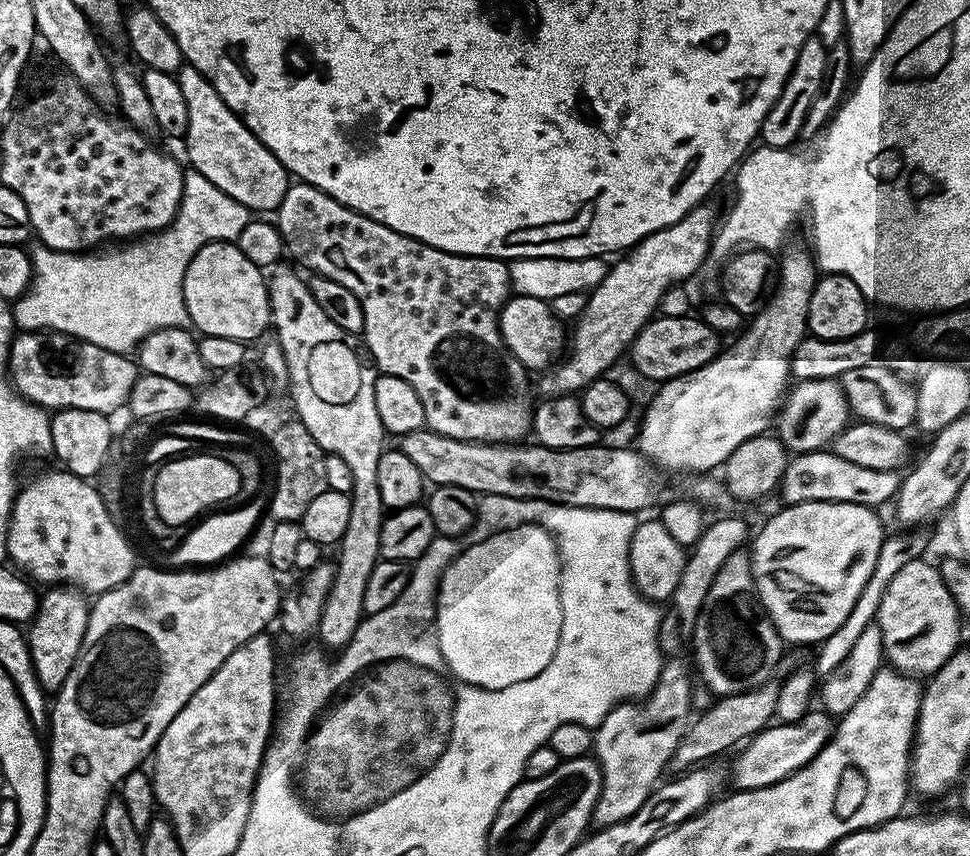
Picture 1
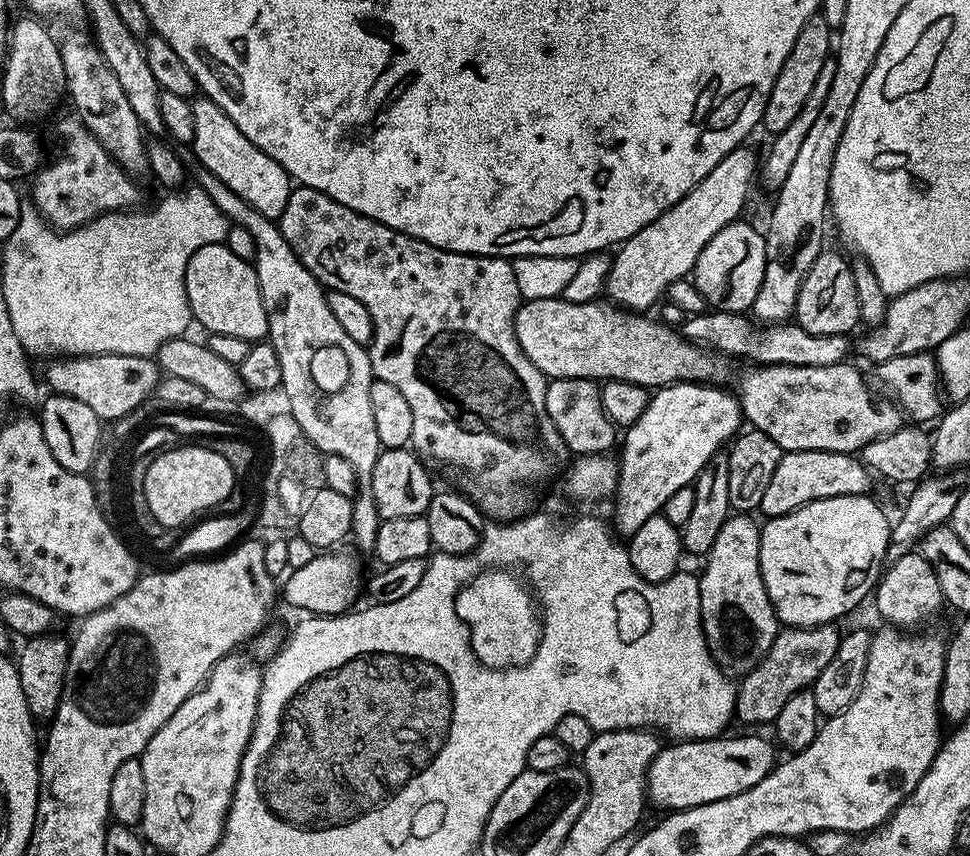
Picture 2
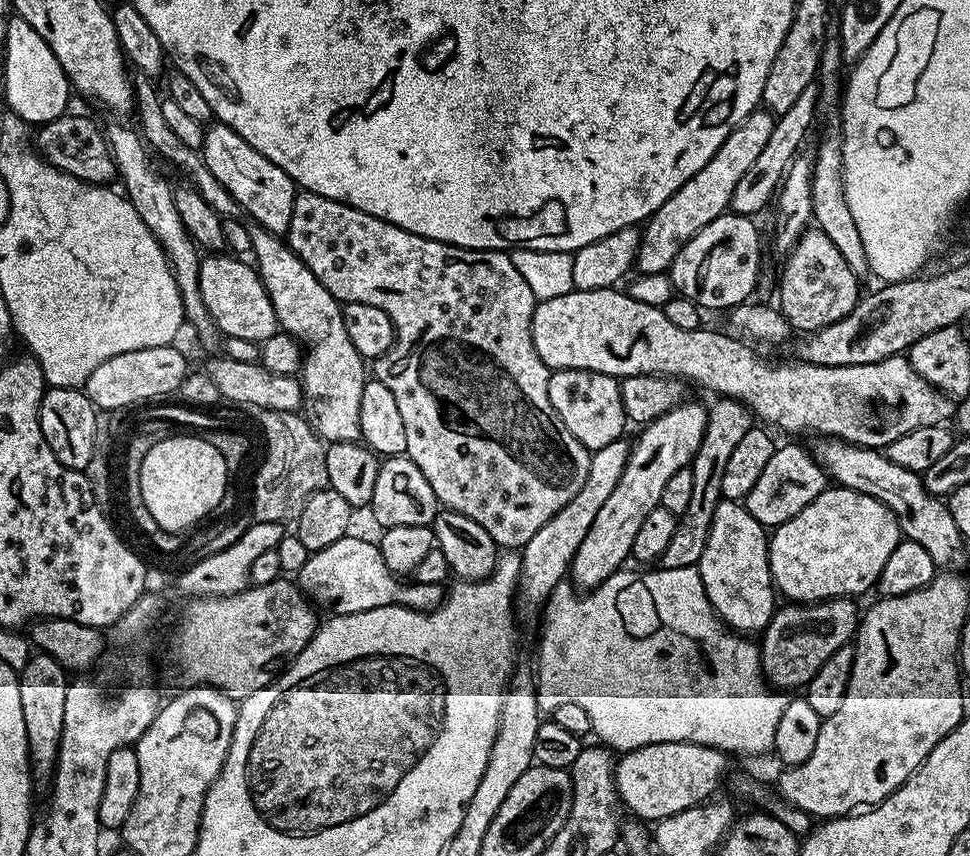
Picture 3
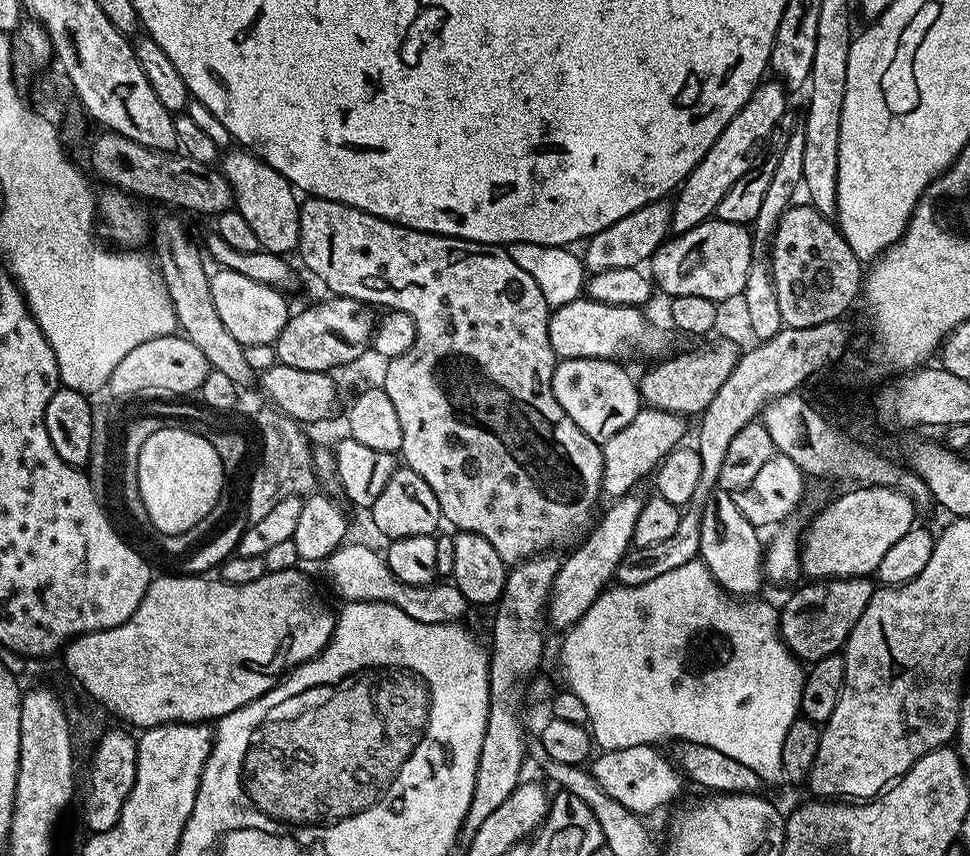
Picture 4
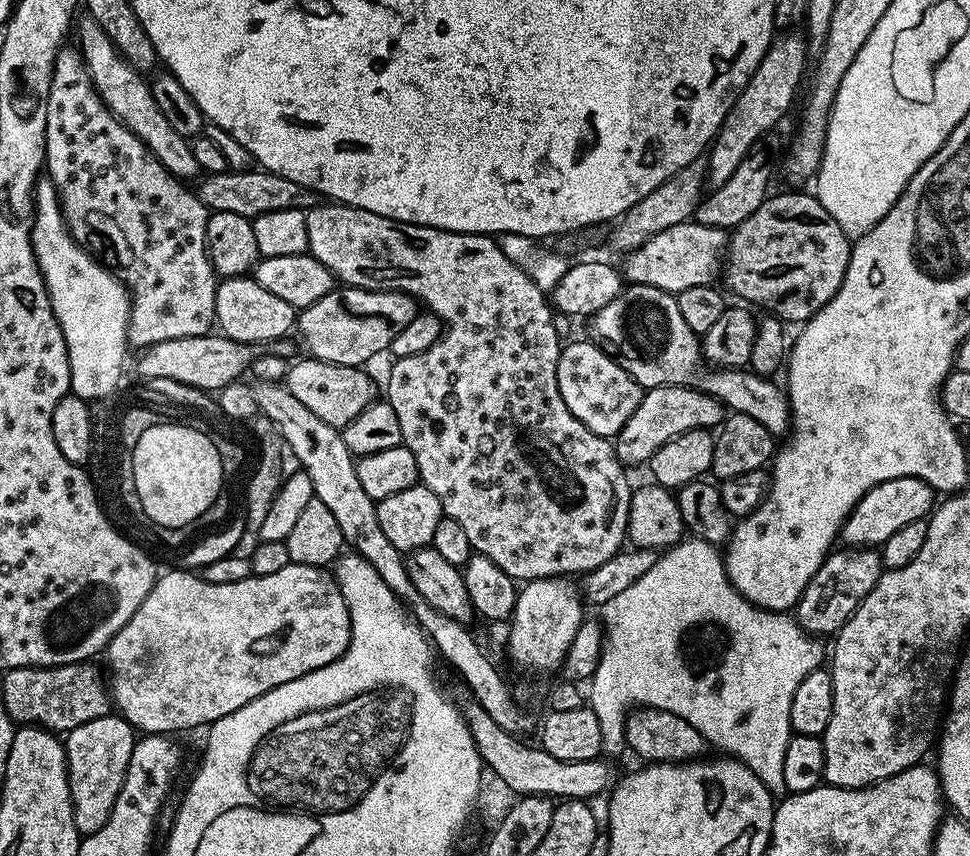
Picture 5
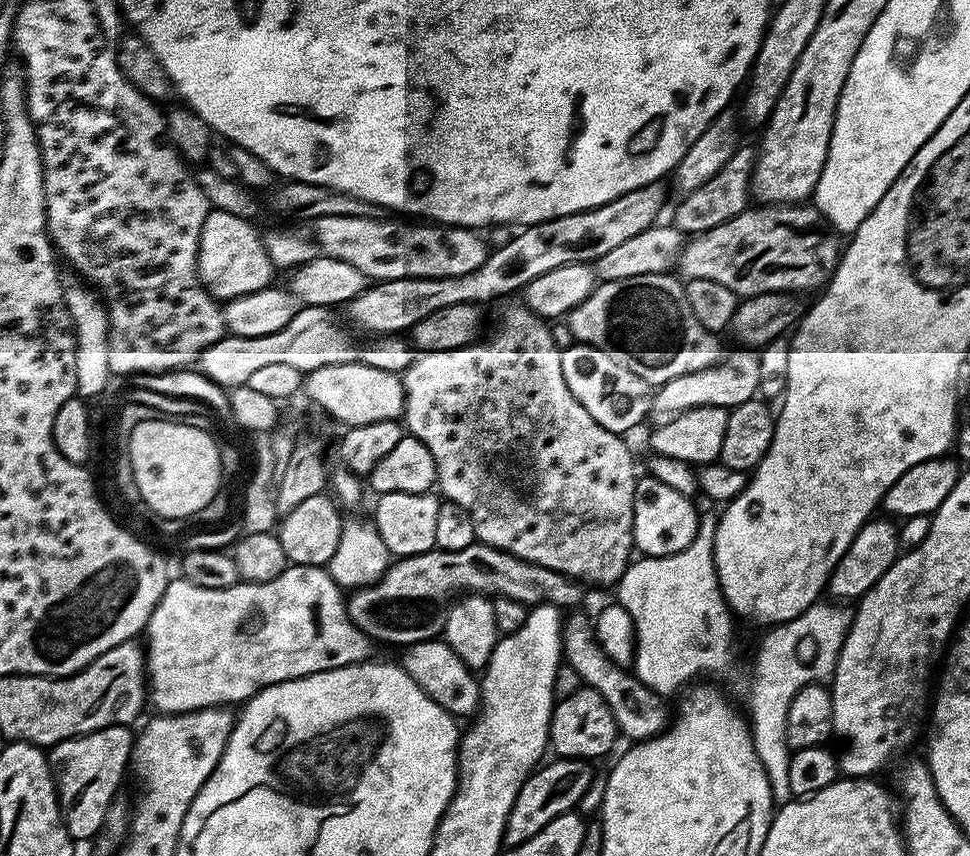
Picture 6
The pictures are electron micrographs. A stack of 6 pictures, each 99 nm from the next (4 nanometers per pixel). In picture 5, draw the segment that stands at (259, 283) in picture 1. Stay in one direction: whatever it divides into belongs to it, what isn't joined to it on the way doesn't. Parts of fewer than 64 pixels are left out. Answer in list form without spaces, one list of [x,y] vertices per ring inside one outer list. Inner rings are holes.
[[[247,275],[230,276],[217,283],[215,327],[231,340],[253,346],[280,340],[295,329],[297,315],[297,309],[292,308],[290,302],[282,302],[282,298],[270,294],[270,290],[262,290],[262,286]]]

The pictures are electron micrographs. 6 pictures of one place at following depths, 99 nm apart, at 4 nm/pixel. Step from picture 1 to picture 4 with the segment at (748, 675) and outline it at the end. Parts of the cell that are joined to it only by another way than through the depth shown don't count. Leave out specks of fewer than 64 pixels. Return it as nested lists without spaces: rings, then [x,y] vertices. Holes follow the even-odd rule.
[[[714,490],[706,498],[706,506],[700,515],[702,518],[702,542],[699,559],[714,574],[714,578],[724,587],[729,596],[752,598],[757,595],[760,583],[766,577],[762,567],[761,533],[734,506],[731,492]]]

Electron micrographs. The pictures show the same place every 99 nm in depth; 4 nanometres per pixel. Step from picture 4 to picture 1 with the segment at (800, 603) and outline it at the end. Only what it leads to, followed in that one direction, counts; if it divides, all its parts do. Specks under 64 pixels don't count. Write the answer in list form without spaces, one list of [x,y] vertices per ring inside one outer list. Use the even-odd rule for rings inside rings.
[[[769,682],[742,694],[721,696],[704,713],[697,715],[689,723],[688,731],[680,740],[680,745],[670,758],[667,771],[672,774],[683,774],[693,766],[703,765],[711,756],[720,756],[723,752],[731,753],[737,746],[757,736],[763,728],[773,723],[778,706],[779,683]],[[700,716],[700,717],[699,717]],[[736,744],[736,745],[735,745]],[[733,747],[733,748],[732,748]],[[732,748],[732,749],[731,749]]]

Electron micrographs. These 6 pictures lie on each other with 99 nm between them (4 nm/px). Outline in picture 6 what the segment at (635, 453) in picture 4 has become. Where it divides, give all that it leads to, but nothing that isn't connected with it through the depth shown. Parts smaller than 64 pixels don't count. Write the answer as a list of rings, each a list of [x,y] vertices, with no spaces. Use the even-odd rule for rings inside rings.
[[[743,346],[723,357],[714,368],[707,368],[694,374],[682,374],[682,378],[670,378],[670,382],[659,385],[652,398],[651,415],[661,421],[672,419],[680,412],[698,406],[718,406],[733,409],[742,402],[753,399],[759,393],[759,355],[751,348]]]

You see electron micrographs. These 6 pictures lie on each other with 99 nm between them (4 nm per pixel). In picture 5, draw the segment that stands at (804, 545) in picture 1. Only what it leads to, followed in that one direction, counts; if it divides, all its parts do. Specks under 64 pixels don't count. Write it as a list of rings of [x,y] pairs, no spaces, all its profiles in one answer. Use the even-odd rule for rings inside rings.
[[[890,478],[890,482],[874,486],[860,499],[844,523],[843,543],[848,546],[883,546],[886,538],[890,538],[890,534],[895,534],[902,526],[925,519],[933,511],[937,500],[937,493],[922,478]]]

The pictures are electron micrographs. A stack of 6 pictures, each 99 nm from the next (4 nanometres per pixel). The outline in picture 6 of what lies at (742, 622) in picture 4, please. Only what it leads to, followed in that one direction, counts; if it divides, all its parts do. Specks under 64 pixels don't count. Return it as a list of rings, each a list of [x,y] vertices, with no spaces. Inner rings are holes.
[[[705,519],[696,532],[694,542],[690,542],[686,550],[669,556],[641,555],[633,559],[614,588],[615,599],[630,614],[634,622],[636,631],[634,675],[650,690],[665,698],[671,697],[671,692],[679,693],[687,689],[697,678],[716,676],[719,672],[726,671],[732,664],[734,613],[724,600],[718,582],[712,549],[715,533],[716,520]],[[817,602],[808,608],[798,618],[788,621],[786,624],[777,624],[769,627],[768,632],[764,636],[764,641],[756,648],[756,657],[752,660],[752,685],[748,688],[748,712],[746,708],[746,719],[752,729],[752,737],[754,738],[754,750],[758,750],[758,758],[762,762],[762,766],[766,770],[766,778],[770,782],[772,787],[772,798],[777,805],[787,804],[789,800],[793,799],[792,791],[790,790],[790,749],[788,742],[785,740],[784,735],[786,734],[786,714],[788,713],[788,707],[790,702],[794,698],[794,694],[798,694],[798,690],[802,690],[802,686],[807,684],[819,684],[827,681],[831,677],[832,671],[836,669],[836,663],[838,662],[838,654],[842,650],[844,645],[844,639],[848,633],[848,627],[852,625],[853,613],[851,611],[843,612],[841,605],[836,602]]]

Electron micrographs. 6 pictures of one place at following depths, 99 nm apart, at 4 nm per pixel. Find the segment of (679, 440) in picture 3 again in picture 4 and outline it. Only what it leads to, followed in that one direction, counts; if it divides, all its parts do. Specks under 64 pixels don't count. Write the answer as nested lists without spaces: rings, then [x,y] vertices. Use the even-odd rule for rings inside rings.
[[[629,494],[613,499],[609,504],[612,505],[605,510],[604,517],[595,521],[596,529],[568,557],[565,555],[560,561],[546,609],[546,620],[551,627],[553,624],[559,630],[567,630],[577,624],[601,592],[613,583],[618,562],[633,547],[634,525],[638,522],[644,500],[636,497],[636,494]]]

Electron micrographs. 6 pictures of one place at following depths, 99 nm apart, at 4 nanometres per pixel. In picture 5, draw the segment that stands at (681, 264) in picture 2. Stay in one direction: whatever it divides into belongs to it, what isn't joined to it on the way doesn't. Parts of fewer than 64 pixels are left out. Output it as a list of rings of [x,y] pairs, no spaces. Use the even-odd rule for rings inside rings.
[[[780,34],[773,39],[762,62],[758,62],[754,74],[750,74],[750,82],[746,82],[734,106],[730,106],[722,126],[716,131],[716,136],[706,152],[708,161],[706,184],[709,189],[726,183],[730,174],[734,174],[738,166],[742,166],[749,152],[763,141],[760,139],[791,110],[792,103],[796,100],[796,91],[800,88],[800,79],[804,76],[804,62],[808,62],[810,58],[805,37],[800,34],[792,35],[796,34]]]

